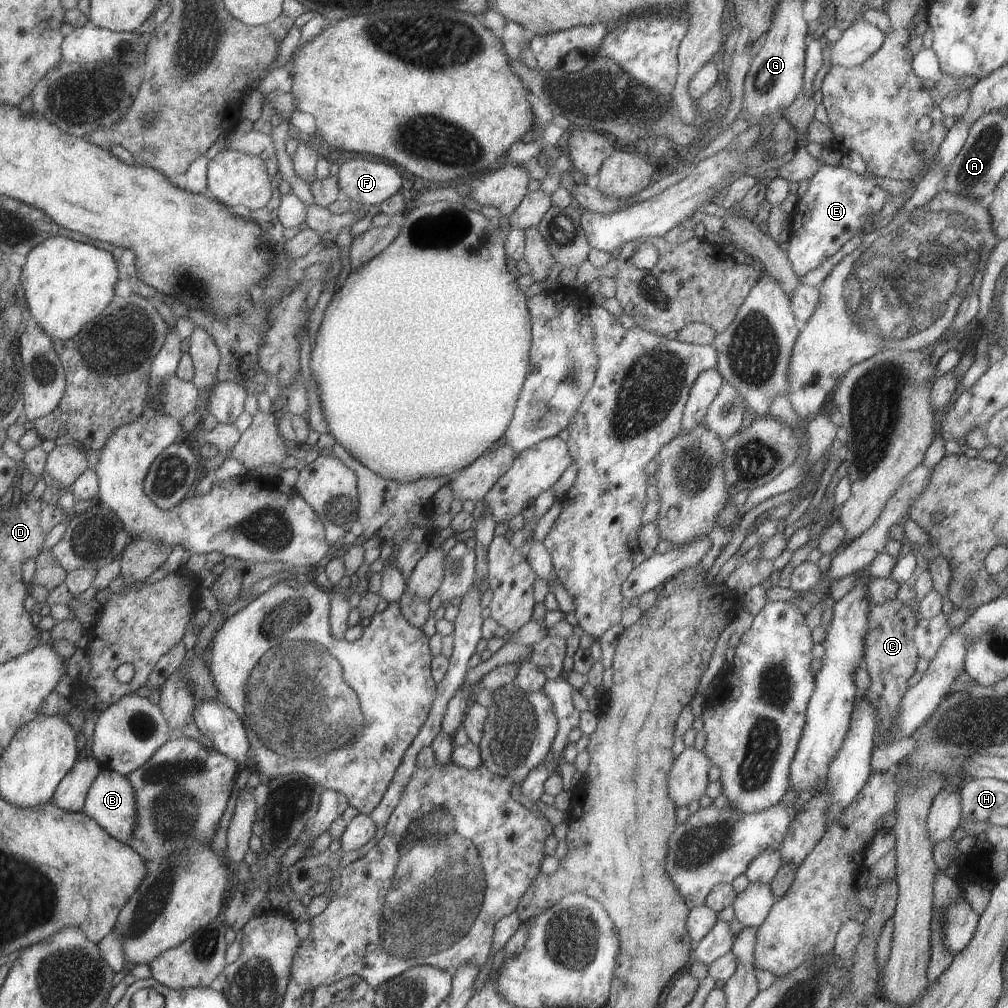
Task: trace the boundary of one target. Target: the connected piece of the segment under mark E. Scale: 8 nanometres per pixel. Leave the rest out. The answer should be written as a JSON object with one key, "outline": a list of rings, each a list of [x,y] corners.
{"outline":[[[821,165],[809,178],[805,193],[796,199],[789,213],[786,257],[793,272],[801,276],[835,254],[862,228],[866,218],[875,214],[889,199],[890,194],[873,180],[843,166]]]}

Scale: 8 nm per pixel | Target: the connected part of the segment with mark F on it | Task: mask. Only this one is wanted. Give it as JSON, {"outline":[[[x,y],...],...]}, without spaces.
{"outline":[[[357,158],[349,159],[347,162],[340,161],[340,165],[335,176],[340,196],[351,200],[356,206],[379,204],[382,200],[395,194],[399,190],[401,182],[403,182],[399,172],[393,166],[389,166],[389,164],[382,161],[371,162],[371,160]]]}

